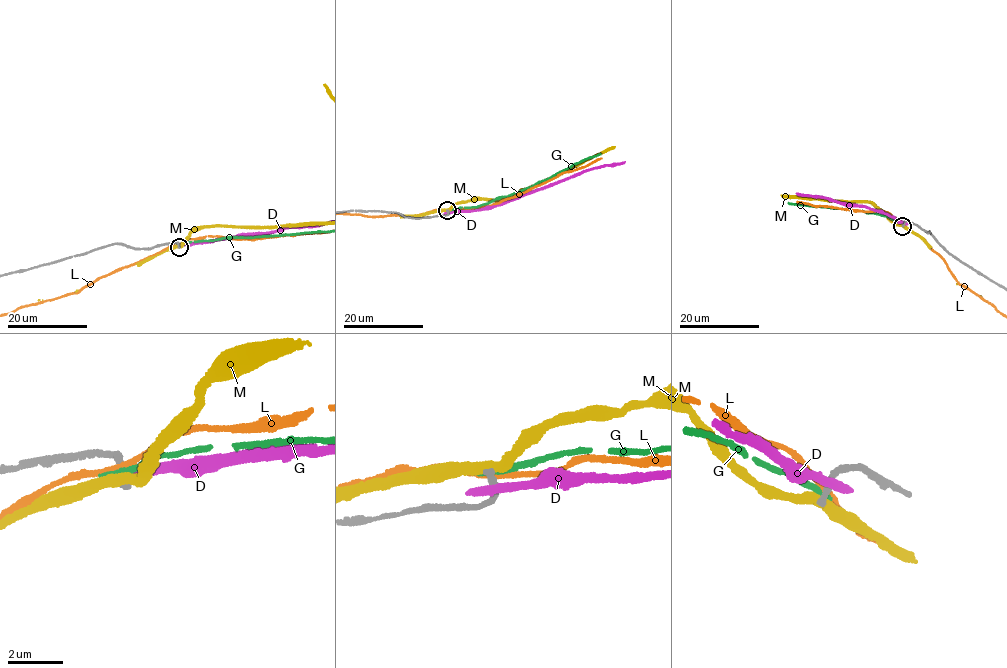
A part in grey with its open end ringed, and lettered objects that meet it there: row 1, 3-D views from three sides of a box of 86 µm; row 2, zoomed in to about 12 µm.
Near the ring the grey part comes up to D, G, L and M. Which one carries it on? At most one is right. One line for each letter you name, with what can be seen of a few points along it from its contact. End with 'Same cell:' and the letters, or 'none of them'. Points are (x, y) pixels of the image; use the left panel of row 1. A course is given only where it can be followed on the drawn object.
Same cell: none of them

